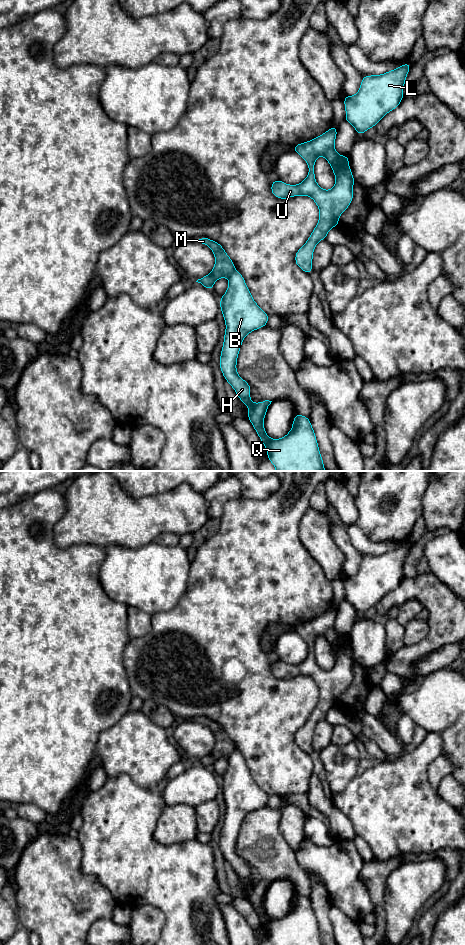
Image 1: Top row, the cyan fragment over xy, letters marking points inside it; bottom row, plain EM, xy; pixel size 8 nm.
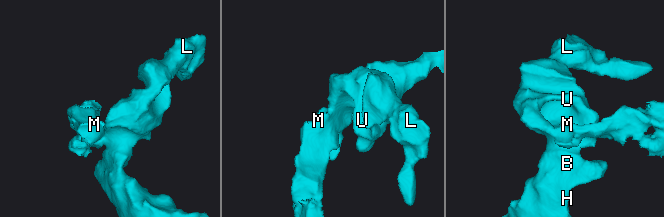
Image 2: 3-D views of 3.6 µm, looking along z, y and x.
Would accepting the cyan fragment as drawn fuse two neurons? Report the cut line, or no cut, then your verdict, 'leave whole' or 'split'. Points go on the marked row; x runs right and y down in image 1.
xy (235, 269), (227, 277) | split

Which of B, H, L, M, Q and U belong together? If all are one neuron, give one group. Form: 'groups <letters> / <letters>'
groups B H L Q U / M

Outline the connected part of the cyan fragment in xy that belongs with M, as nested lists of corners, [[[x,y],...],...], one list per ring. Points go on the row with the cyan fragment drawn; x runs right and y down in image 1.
[[[208,238],[199,240],[202,244],[207,245],[212,250],[215,257],[215,265],[210,274],[198,279],[196,282],[209,290],[213,290],[214,283],[220,278],[228,278],[235,270],[235,265],[218,242]]]

